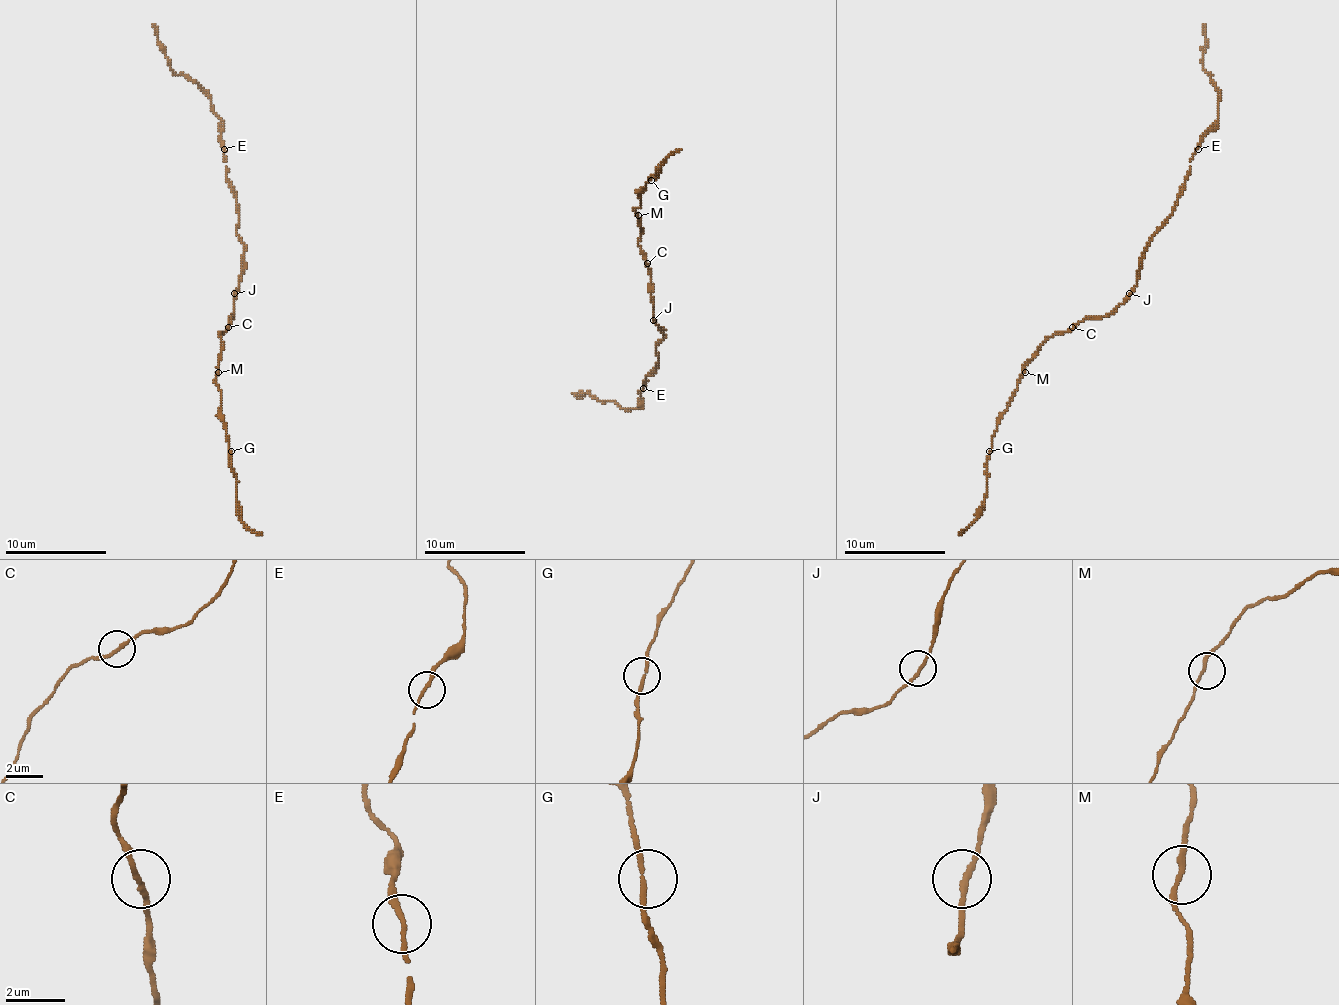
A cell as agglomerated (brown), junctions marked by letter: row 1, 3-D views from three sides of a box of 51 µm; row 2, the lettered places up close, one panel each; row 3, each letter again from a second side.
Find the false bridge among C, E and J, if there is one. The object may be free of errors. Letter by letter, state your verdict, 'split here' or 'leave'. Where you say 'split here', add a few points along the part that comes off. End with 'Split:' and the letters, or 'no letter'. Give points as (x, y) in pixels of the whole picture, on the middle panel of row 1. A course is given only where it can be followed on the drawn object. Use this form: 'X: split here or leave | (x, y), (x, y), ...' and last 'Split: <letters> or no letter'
C: leave
E: leave
J: leave
Split: no letter

